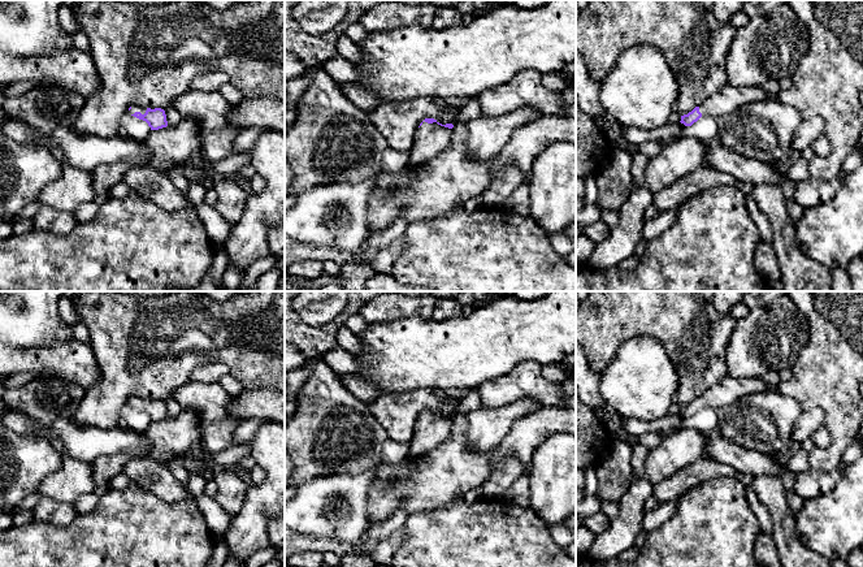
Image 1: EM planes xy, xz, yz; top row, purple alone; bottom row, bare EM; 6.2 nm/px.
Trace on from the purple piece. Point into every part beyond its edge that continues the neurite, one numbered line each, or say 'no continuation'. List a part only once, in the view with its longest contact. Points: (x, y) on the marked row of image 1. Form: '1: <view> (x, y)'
1: xz (430, 139)

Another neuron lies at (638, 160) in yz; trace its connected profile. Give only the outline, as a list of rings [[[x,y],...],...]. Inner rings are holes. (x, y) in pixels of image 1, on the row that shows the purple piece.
[[[641,152],[632,155],[633,191],[645,183],[645,169],[649,157]]]

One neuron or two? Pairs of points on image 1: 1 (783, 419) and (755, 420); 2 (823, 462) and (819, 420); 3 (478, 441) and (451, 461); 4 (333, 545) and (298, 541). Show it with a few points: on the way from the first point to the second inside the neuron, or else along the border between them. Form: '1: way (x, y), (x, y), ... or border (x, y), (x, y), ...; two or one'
1: way (776, 419), (762, 420); one
2: border (803, 410), (819, 407), (823, 411), (825, 424); two
3: border (465, 419), (468, 449), (491, 450), (498, 445); two
4: way (324, 545), (307, 542); one

